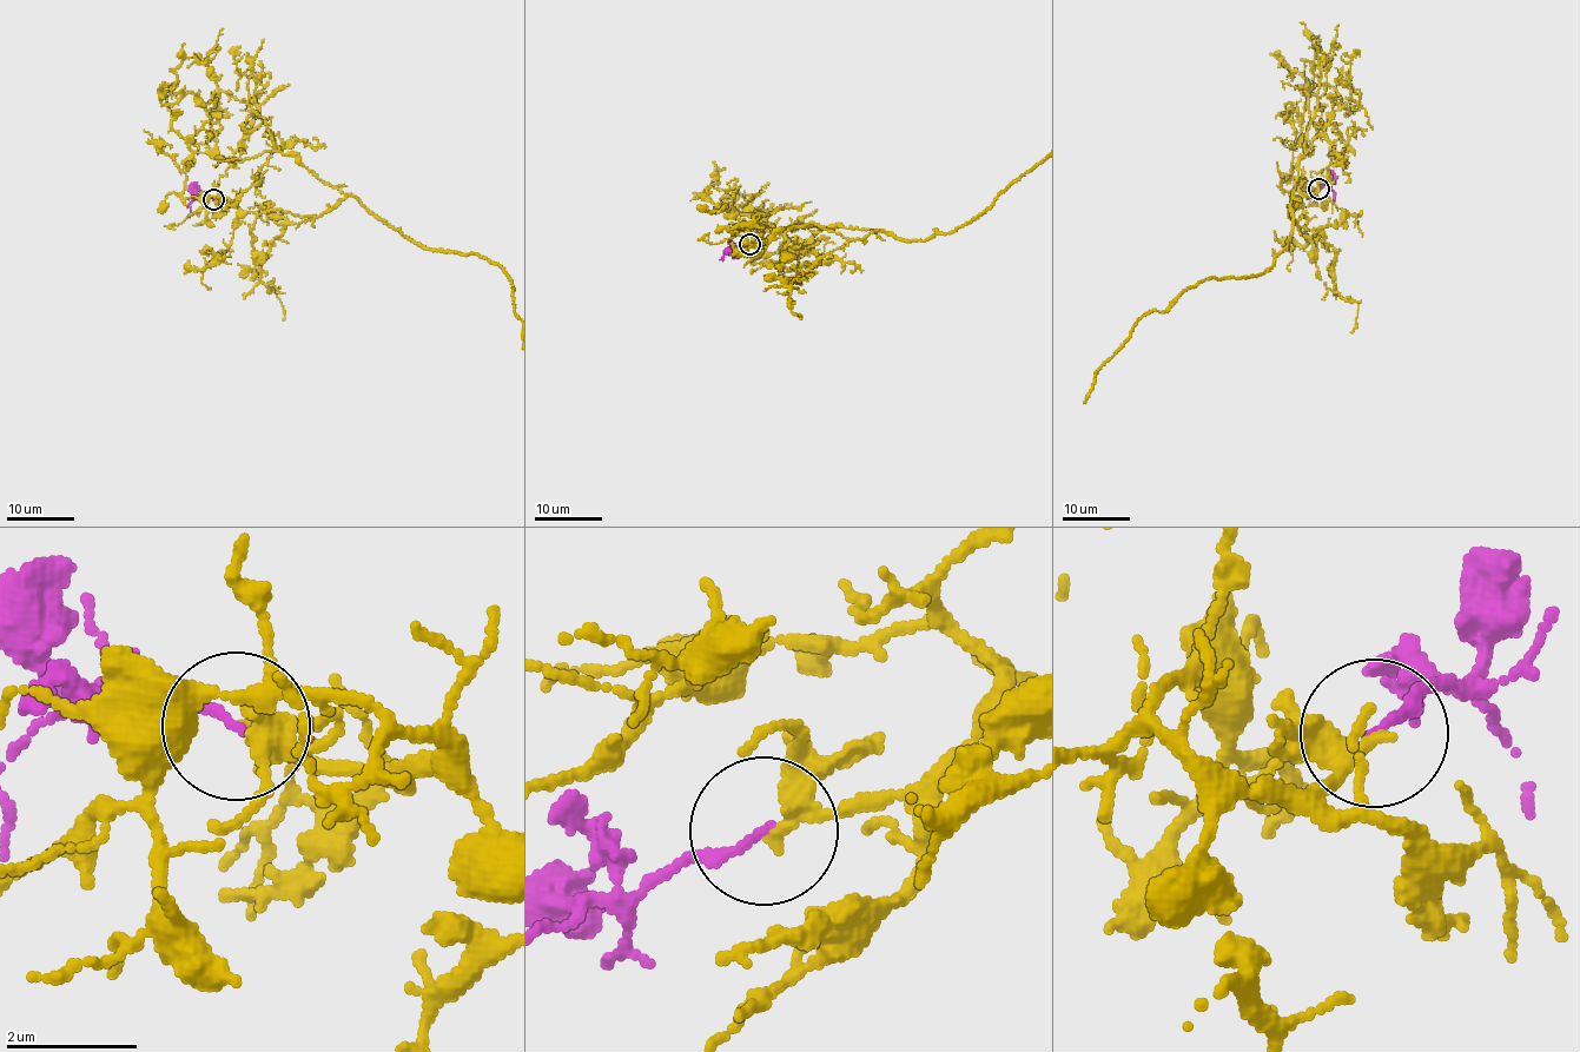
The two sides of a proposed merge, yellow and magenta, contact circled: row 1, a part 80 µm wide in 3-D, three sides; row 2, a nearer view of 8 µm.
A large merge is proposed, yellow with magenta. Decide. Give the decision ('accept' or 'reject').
accept

